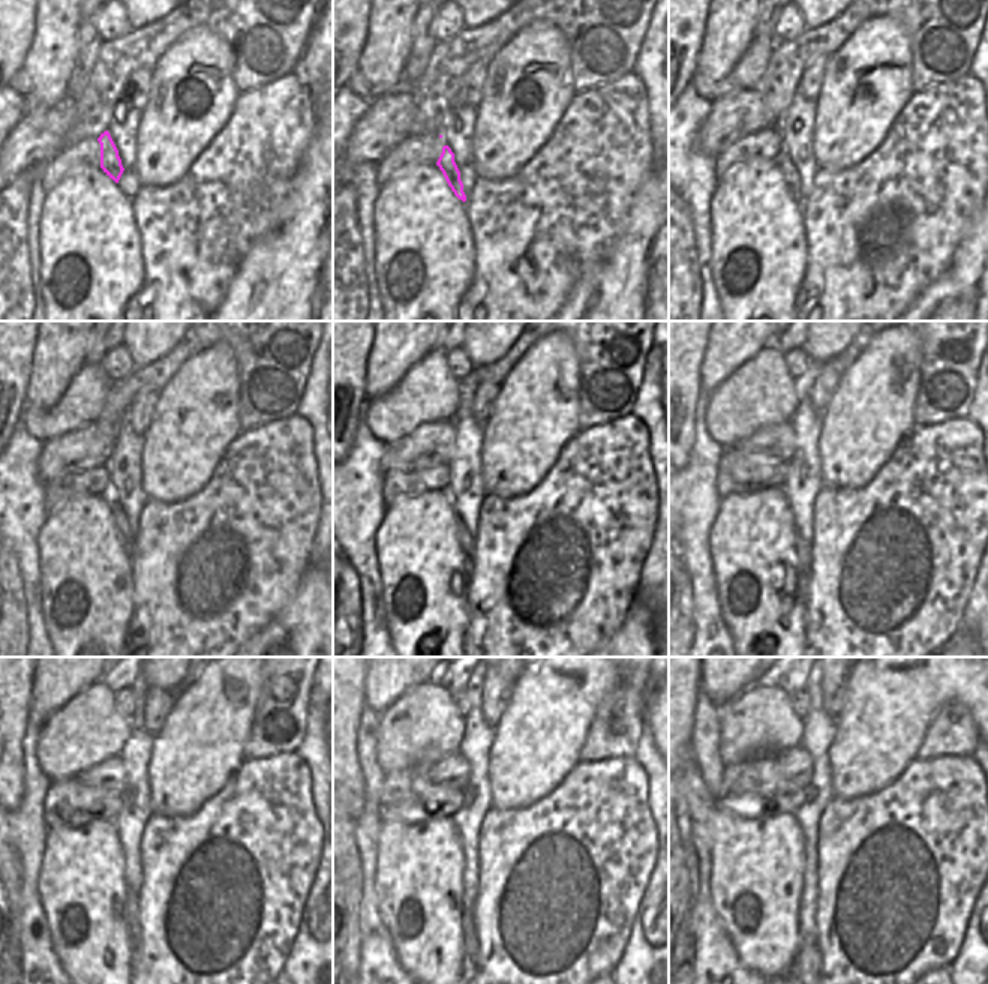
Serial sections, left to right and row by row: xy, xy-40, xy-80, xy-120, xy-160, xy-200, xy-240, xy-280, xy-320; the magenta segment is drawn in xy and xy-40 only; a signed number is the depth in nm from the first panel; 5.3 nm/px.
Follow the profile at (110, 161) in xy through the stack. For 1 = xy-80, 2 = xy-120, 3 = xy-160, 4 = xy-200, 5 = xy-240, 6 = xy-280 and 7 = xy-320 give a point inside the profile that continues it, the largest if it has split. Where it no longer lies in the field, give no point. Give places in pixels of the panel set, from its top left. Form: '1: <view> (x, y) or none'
1: xy-80 (783, 159)
2: xy-120 (125, 534)
3: xy-160 (467, 542)
4: xy-200 (802, 546)
5: xy-240 (134, 935)
6: xy-280 (468, 921)
7: xy-320 (807, 962)

